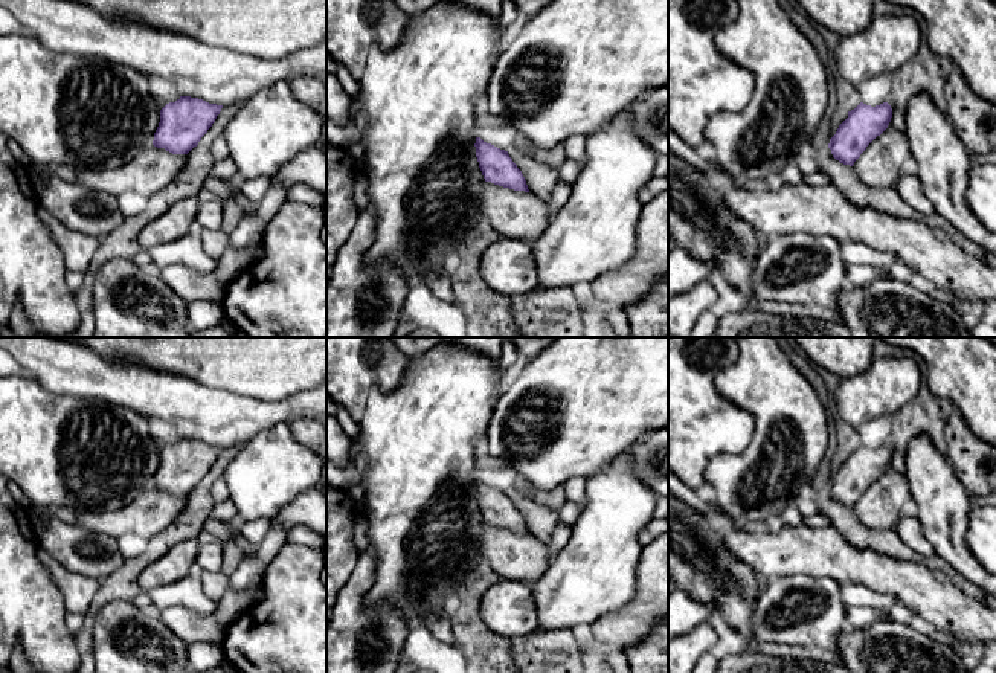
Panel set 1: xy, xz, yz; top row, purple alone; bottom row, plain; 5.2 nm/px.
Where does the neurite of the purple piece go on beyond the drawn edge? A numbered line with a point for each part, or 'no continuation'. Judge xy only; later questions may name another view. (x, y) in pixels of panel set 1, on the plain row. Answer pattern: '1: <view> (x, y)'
1: xy (153, 510)

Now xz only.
1: xz (514, 556)

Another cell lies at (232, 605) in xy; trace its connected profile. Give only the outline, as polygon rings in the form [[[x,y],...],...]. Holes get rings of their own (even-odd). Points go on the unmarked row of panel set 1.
[[[262,581],[239,592],[227,592],[214,612],[214,618],[226,629],[246,610],[255,606],[255,594],[262,588]]]

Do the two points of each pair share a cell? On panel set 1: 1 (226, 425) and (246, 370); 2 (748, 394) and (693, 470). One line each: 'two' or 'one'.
1: two
2: two

